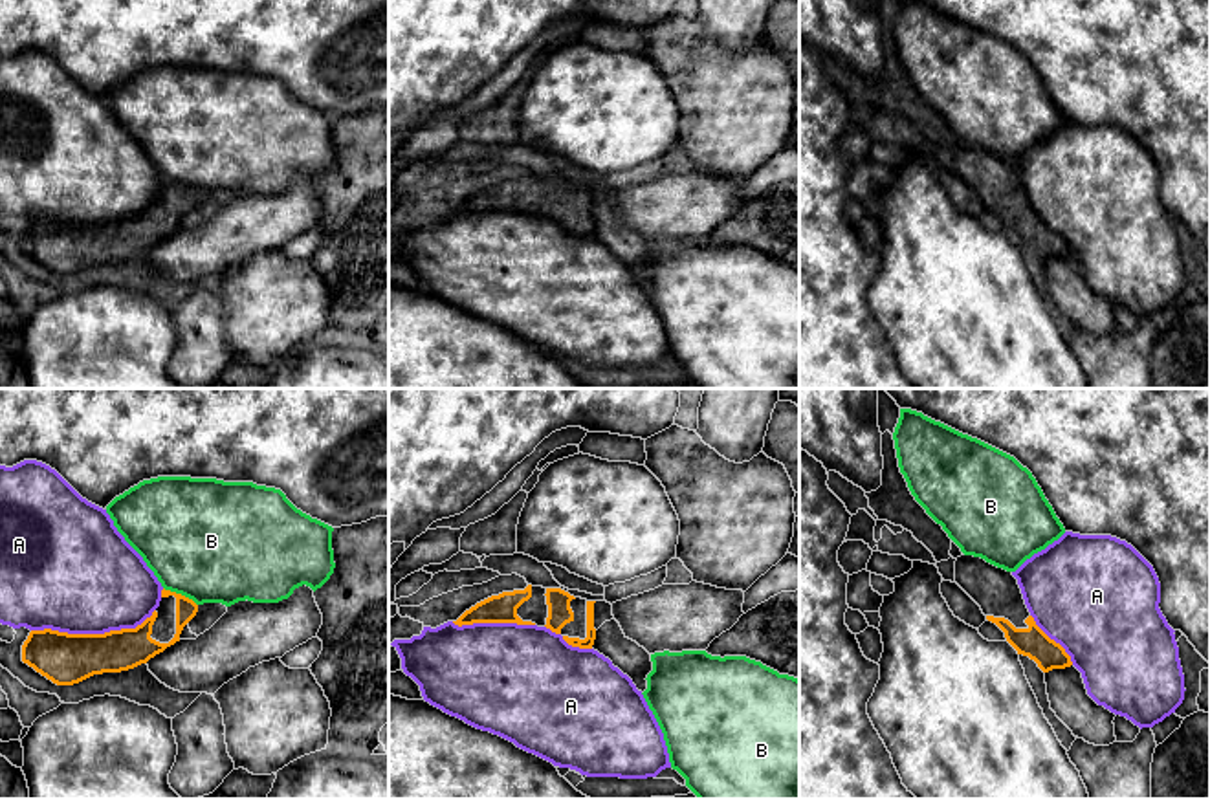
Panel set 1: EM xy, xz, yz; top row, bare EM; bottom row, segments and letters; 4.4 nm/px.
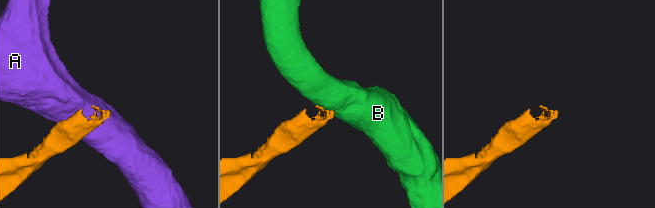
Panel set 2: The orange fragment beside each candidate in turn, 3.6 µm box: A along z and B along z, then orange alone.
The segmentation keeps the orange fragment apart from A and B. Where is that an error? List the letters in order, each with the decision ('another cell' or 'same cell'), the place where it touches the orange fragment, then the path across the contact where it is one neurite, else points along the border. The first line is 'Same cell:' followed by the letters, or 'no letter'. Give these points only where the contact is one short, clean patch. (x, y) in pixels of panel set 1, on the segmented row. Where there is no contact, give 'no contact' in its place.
Same cell: no letter
A: another cell | xy (94, 634)
B: another cell | xy (180, 594) | along xy (164, 587), (187, 596), (197, 605)

